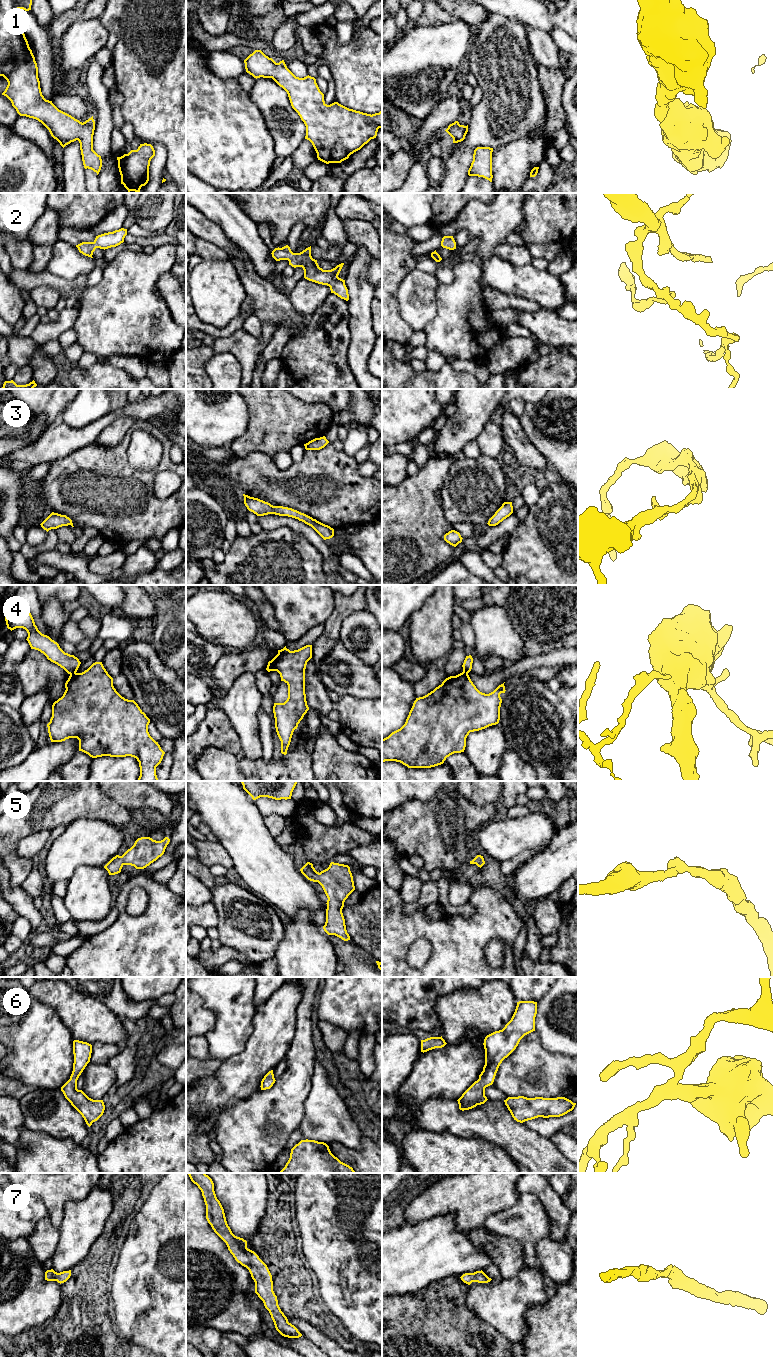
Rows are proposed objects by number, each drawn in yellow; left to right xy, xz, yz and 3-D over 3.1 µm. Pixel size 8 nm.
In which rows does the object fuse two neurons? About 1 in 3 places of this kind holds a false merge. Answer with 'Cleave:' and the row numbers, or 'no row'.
Cleave: 4

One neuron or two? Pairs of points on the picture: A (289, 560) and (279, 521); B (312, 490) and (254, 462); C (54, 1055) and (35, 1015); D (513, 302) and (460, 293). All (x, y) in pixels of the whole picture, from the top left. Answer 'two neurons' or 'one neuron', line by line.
A: two neurons
B: one neuron
C: one neuron
D: two neurons

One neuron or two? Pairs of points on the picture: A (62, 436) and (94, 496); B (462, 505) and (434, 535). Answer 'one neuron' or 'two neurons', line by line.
A: two neurons
B: two neurons

